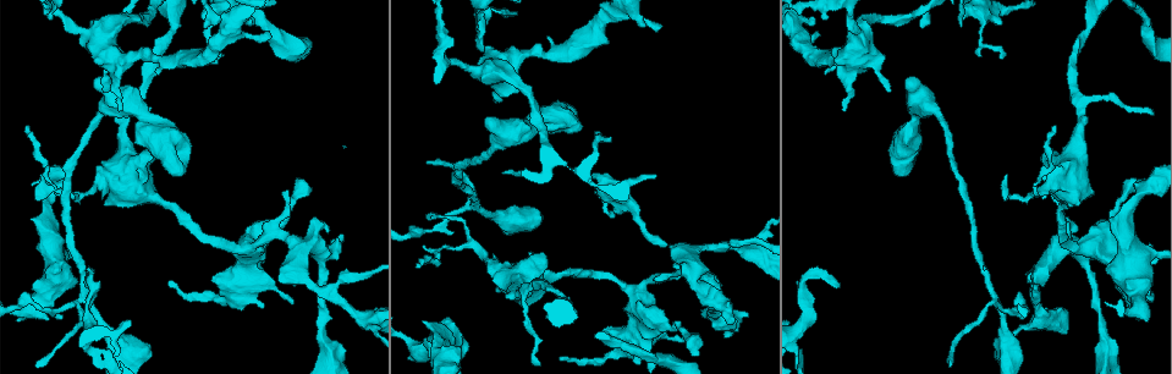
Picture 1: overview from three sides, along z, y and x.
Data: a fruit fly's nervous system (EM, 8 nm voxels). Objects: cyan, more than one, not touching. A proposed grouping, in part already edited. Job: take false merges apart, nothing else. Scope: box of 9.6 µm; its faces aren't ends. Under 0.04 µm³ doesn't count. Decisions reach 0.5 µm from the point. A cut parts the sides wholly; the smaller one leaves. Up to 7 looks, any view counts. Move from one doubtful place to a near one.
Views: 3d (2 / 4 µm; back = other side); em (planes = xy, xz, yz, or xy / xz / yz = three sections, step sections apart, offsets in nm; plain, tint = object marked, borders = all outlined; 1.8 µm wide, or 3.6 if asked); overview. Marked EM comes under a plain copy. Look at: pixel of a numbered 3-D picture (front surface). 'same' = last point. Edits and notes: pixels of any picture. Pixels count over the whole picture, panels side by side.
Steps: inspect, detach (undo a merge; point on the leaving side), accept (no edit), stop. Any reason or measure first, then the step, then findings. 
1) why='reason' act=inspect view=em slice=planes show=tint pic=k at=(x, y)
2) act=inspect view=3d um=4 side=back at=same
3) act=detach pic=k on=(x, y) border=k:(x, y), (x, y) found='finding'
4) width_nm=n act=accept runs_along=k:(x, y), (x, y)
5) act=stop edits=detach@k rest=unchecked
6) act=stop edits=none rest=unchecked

why='thick turns thin' act=inspect view=em um=3.6 slice=planes show=tint pic=1 at=(491, 262)

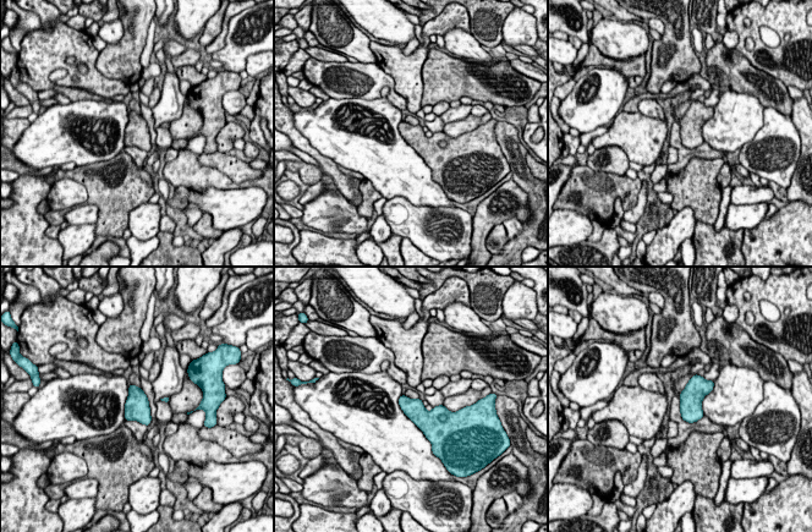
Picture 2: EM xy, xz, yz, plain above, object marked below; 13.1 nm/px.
width_nm=280 act=accept found='one neuron here'

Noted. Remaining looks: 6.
why='branch point' act=inspect view=3d um=4 side=back pic=1 at=(496, 75)

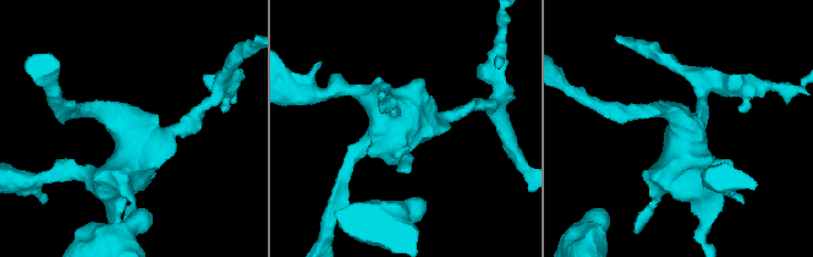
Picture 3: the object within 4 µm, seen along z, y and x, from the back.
act=inspect view=em slice=xz step=4 show=tint pic=3 at=(683, 132)

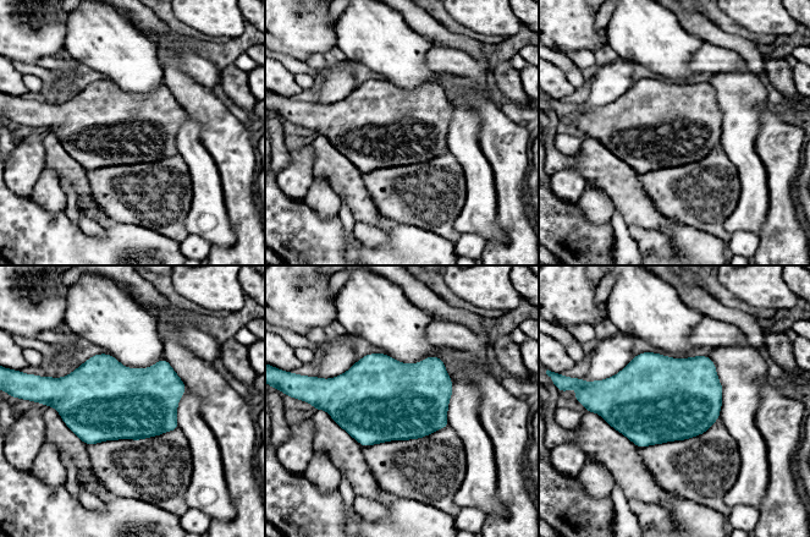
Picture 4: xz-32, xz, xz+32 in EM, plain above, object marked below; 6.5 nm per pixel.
why='another direction' act=inspect view=em slice=yz step=8 show=tint at=same

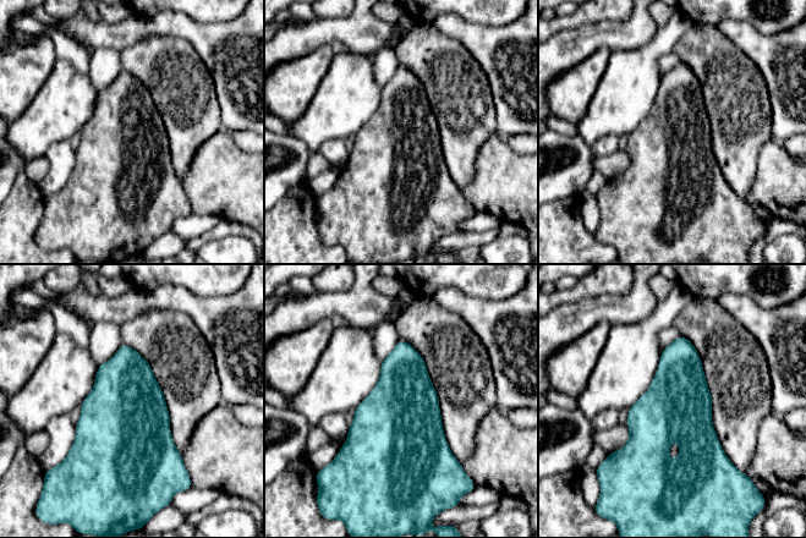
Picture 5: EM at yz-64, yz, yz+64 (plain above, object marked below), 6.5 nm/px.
act=accept found='all the same neuron'

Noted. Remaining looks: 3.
why='four arms meet' act=inspect view=em um=3.6 slice=planes show=tint pic=1 at=(637, 290)

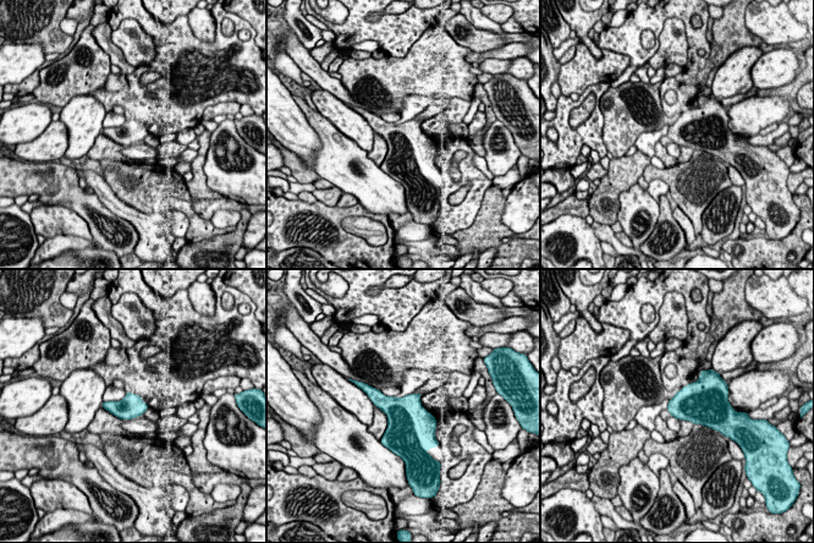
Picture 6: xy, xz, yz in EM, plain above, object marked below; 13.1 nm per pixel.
act=accept found='one neuron here'

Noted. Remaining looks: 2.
act=stop edits=none rest=unchecked

